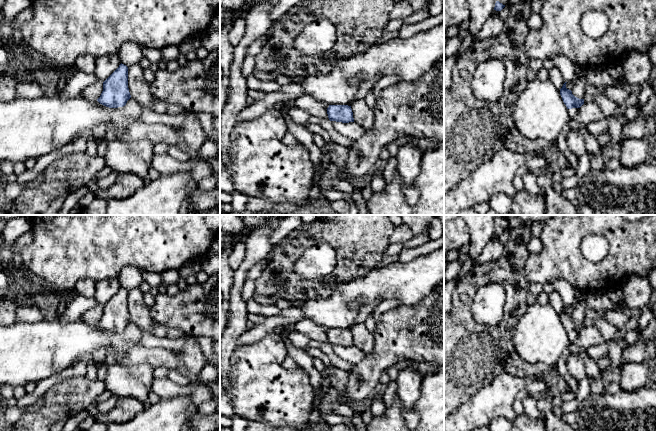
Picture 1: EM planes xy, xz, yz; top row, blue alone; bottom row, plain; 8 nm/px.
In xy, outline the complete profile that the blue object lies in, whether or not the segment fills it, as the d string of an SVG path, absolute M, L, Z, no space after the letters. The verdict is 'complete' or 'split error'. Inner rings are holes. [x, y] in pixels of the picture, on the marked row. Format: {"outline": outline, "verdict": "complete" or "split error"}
{"outline": "M121 63L103 82L103 91L97 101L106 107L118 108L125 106L130 98L128 67Z", "verdict": "complete"}

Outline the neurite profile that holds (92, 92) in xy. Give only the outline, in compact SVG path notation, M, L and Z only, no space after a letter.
M103 82L93 83L83 89L80 96L88 100L97 100L103 91Z

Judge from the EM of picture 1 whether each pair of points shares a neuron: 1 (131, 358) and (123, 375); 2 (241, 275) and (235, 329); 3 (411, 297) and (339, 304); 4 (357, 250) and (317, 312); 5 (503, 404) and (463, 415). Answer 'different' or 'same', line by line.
1: different
2: same
3: same
4: different
5: same

